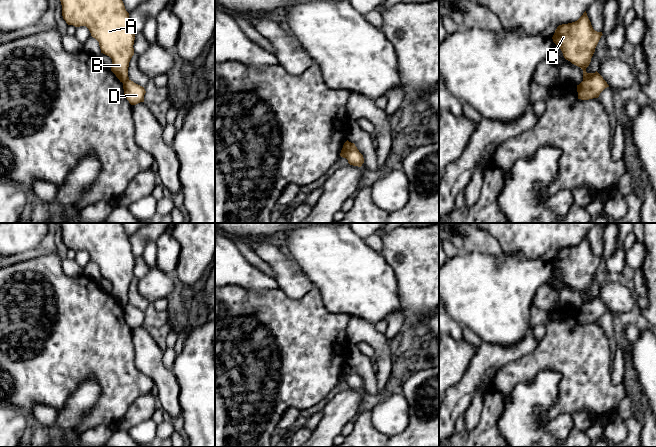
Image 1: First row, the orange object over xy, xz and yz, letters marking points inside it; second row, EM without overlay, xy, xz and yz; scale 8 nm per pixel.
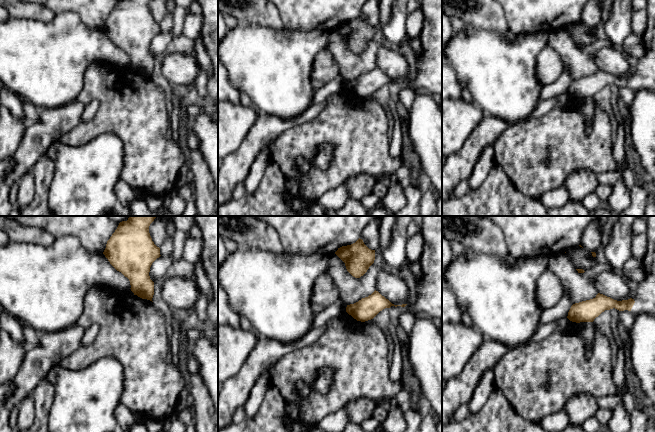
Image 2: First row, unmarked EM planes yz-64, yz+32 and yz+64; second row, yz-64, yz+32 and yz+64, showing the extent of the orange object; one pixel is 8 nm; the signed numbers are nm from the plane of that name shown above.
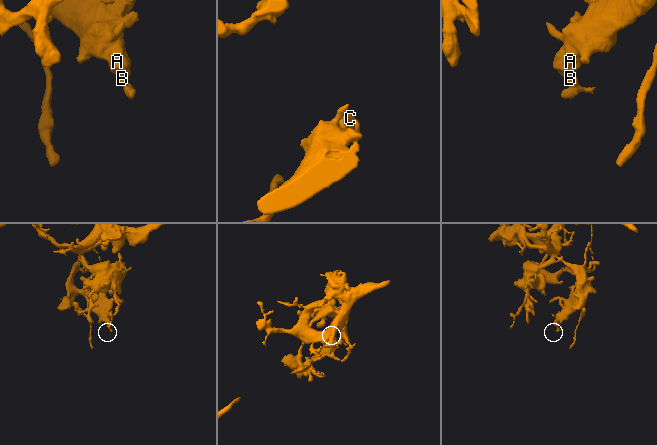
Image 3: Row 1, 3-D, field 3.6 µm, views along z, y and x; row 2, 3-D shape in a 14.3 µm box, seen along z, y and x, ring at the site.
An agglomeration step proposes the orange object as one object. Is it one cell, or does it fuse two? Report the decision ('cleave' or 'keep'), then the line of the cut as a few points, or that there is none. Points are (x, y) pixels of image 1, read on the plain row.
cleave; cut xz (351, 367), (345, 381)

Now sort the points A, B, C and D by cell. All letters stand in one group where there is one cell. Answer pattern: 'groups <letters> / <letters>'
groups A B C / D

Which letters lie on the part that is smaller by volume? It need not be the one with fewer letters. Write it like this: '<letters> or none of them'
D

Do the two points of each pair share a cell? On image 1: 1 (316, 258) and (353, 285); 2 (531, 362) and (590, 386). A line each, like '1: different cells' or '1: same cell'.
1: same cell
2: same cell

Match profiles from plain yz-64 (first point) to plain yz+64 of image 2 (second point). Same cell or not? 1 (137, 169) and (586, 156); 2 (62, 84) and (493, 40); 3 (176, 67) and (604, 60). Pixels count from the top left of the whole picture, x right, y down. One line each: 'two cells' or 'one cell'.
1: one cell
2: one cell
3: one cell

